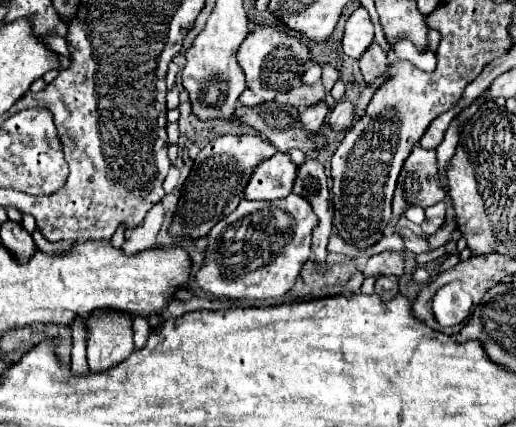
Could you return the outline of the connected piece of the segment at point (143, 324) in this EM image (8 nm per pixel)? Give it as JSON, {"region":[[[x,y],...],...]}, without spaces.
{"region":[[[137,316],[133,320],[132,329],[134,332],[134,350],[139,350],[146,344],[151,328],[146,318]]]}

